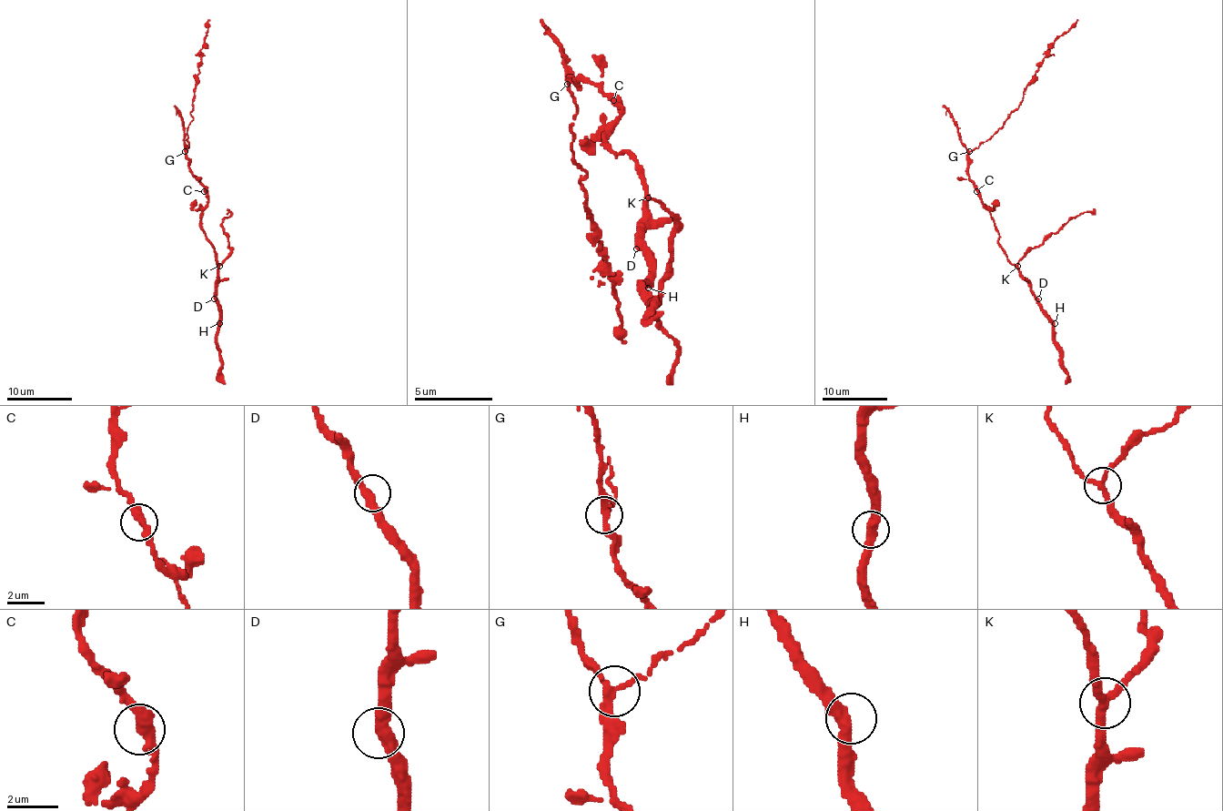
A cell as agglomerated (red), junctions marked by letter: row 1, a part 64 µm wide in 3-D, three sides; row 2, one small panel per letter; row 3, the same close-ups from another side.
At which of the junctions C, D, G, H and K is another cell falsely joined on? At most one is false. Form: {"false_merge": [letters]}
{"false_merge": ["G"]}

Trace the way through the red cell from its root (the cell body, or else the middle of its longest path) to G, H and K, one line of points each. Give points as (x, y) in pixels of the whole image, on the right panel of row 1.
G: (978, 189), (968, 175), (970, 152)
H: (978, 189), (981, 204), (989, 212), (999, 235), (997, 243), (1030, 284), (1040, 309), (1055, 323)
K: (978, 189), (981, 204), (989, 212), (999, 235), (997, 243), (1007, 259), (1017, 266)

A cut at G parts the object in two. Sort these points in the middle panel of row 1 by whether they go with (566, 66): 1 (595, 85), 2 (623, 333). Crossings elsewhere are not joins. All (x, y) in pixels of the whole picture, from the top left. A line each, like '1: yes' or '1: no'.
1: yes
2: no

